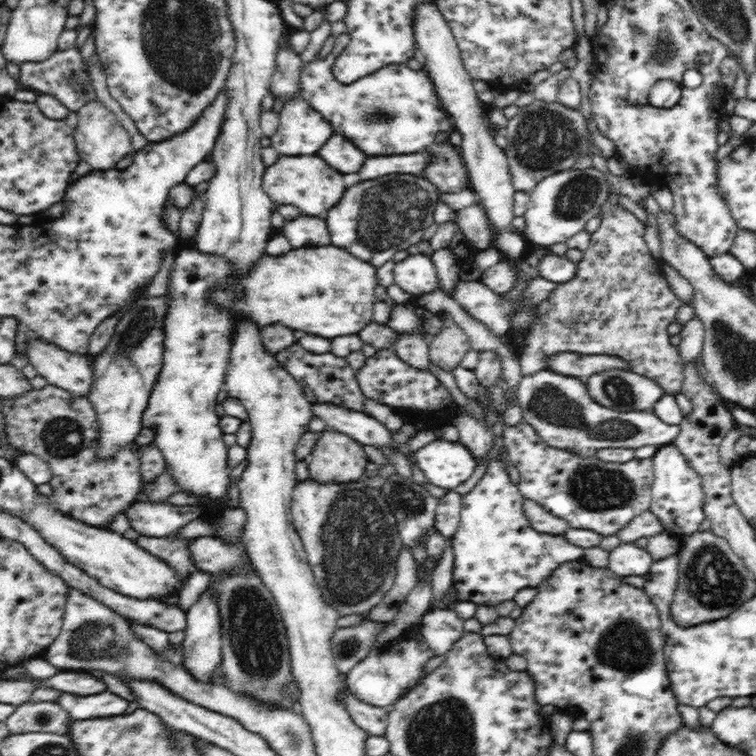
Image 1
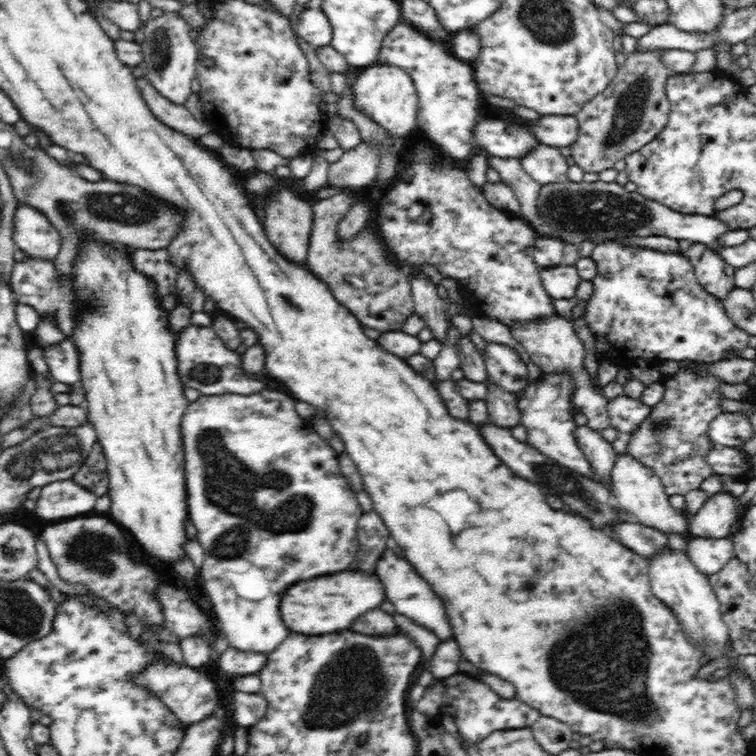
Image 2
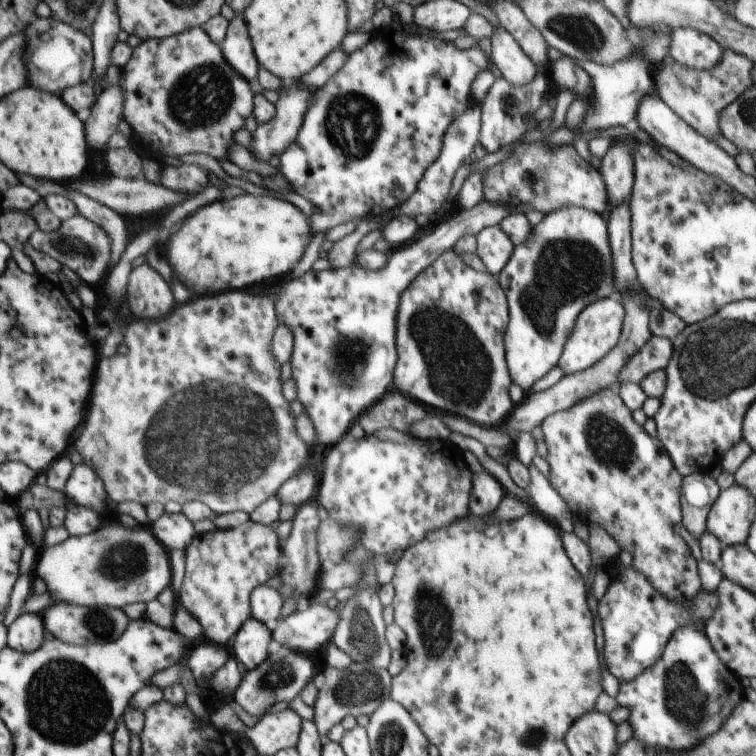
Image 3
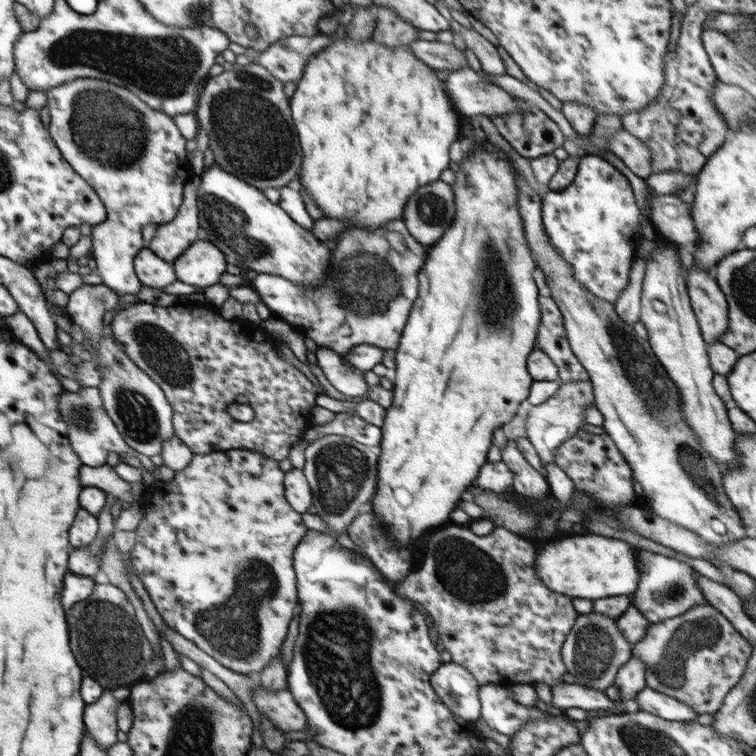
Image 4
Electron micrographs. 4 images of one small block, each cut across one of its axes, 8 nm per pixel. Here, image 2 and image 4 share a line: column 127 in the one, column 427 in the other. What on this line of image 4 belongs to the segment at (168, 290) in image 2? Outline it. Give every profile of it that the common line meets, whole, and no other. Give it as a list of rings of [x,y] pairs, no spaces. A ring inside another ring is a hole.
[[[394,219],[382,227],[353,228],[340,233],[331,249],[330,265],[326,269],[322,285],[302,289],[276,273],[258,273],[250,285],[273,316],[286,321],[298,335],[312,338],[318,347],[330,347],[341,355],[348,354],[354,346],[360,344],[396,350],[411,308],[418,298],[418,271],[424,265],[428,251],[406,228],[402,219]]]

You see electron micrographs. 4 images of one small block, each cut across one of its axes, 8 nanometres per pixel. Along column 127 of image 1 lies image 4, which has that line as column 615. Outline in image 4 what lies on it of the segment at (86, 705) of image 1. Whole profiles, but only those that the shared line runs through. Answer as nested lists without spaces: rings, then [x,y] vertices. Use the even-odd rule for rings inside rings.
[[[560,682],[551,689],[552,703],[565,713],[569,708],[580,708],[585,711],[609,711],[612,708],[622,706],[624,713],[638,712],[638,706],[628,702],[614,702],[610,700],[604,691],[590,687],[580,686],[576,683]]]

